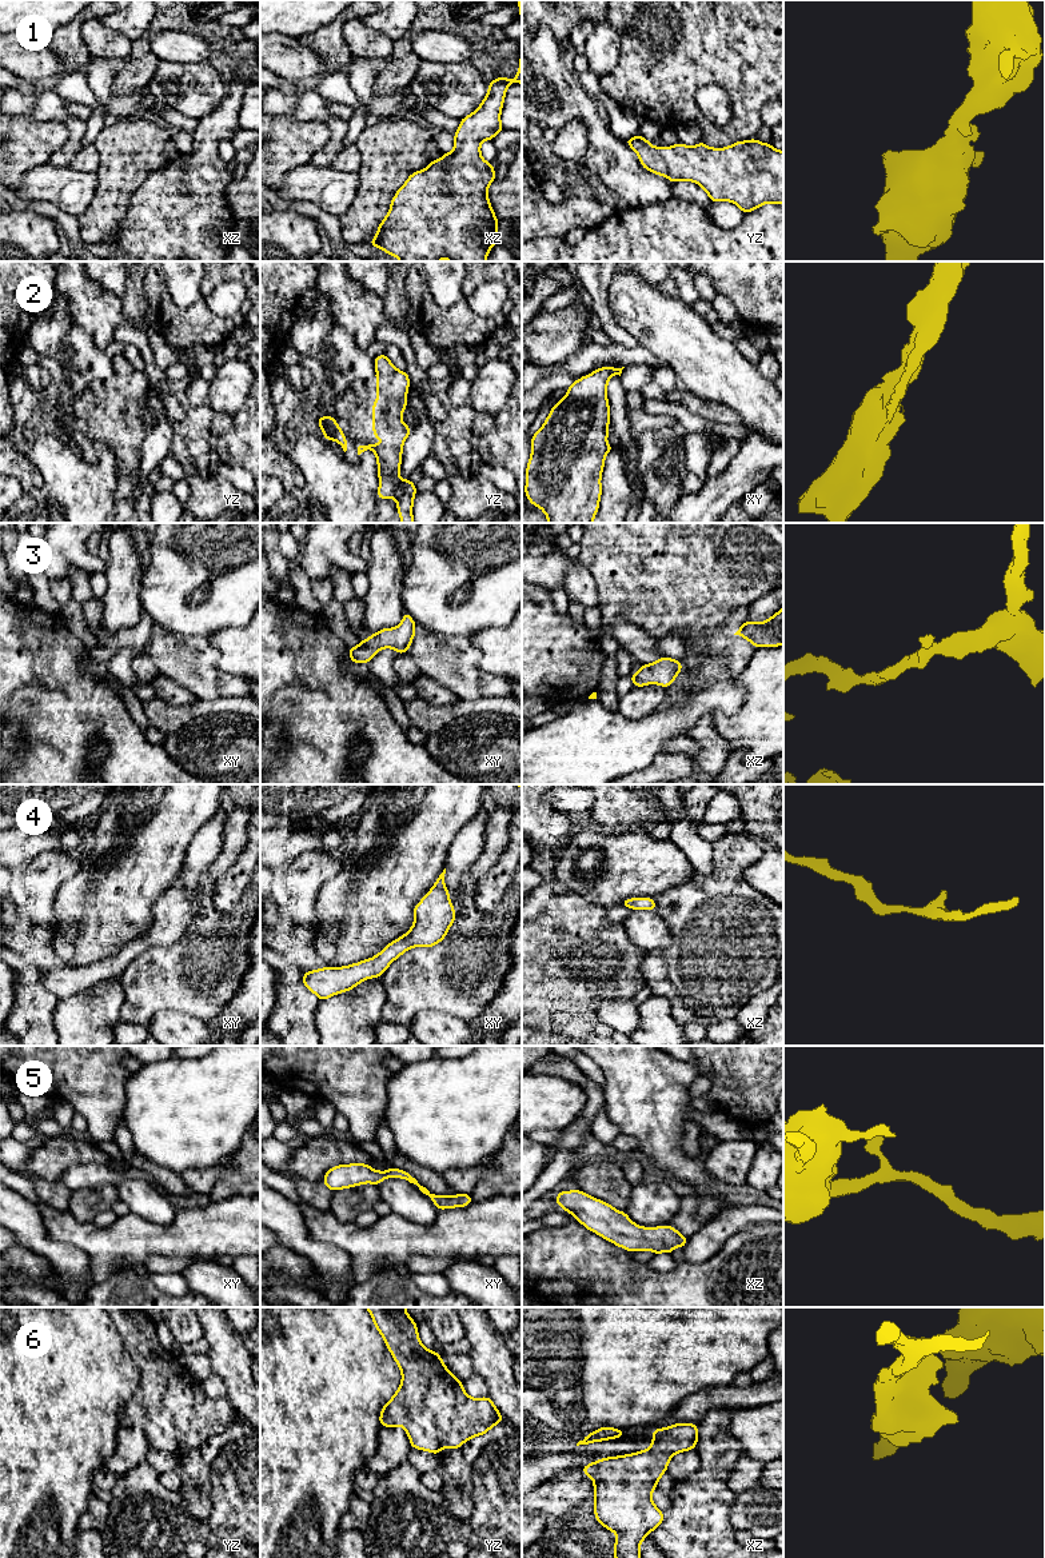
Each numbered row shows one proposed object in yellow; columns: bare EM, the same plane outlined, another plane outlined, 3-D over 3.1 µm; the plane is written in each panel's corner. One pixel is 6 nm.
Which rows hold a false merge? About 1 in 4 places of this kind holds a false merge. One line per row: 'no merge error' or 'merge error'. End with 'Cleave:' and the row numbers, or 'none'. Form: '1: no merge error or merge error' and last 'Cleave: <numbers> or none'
1: no merge error
2: no merge error
3: no merge error
4: no merge error
5: no merge error
6: no merge error
Cleave: none

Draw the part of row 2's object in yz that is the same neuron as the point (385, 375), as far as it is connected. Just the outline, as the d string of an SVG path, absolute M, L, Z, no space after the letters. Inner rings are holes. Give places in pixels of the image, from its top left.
M384 353L376 356L374 364L378 391L376 402L372 403L374 438L388 439L392 443L359 446L358 455L366 450L375 452L379 475L378 498L382 500L395 498L402 523L414 523L412 504L416 487L411 479L399 480L403 443L411 434L411 428L402 422L410 377L406 371L396 369Z

